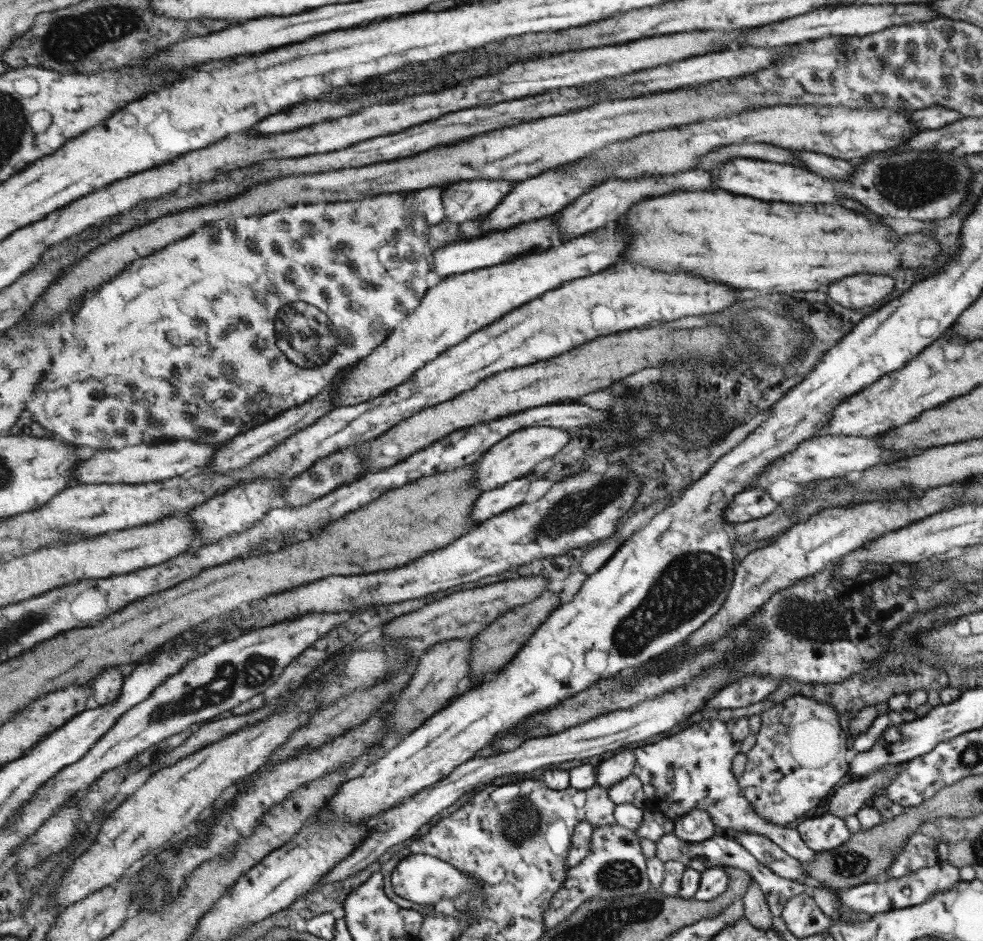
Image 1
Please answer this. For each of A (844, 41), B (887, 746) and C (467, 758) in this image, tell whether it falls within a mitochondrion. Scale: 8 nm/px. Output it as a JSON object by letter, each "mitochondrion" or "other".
{"A":"other","B":"other","C":"other"}

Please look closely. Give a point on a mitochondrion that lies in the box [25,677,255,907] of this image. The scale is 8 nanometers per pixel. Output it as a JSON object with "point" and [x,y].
{"point":[44,850]}

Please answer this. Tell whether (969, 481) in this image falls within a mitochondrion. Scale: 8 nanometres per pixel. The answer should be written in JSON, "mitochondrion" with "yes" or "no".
{"mitochondrion":"no"}

